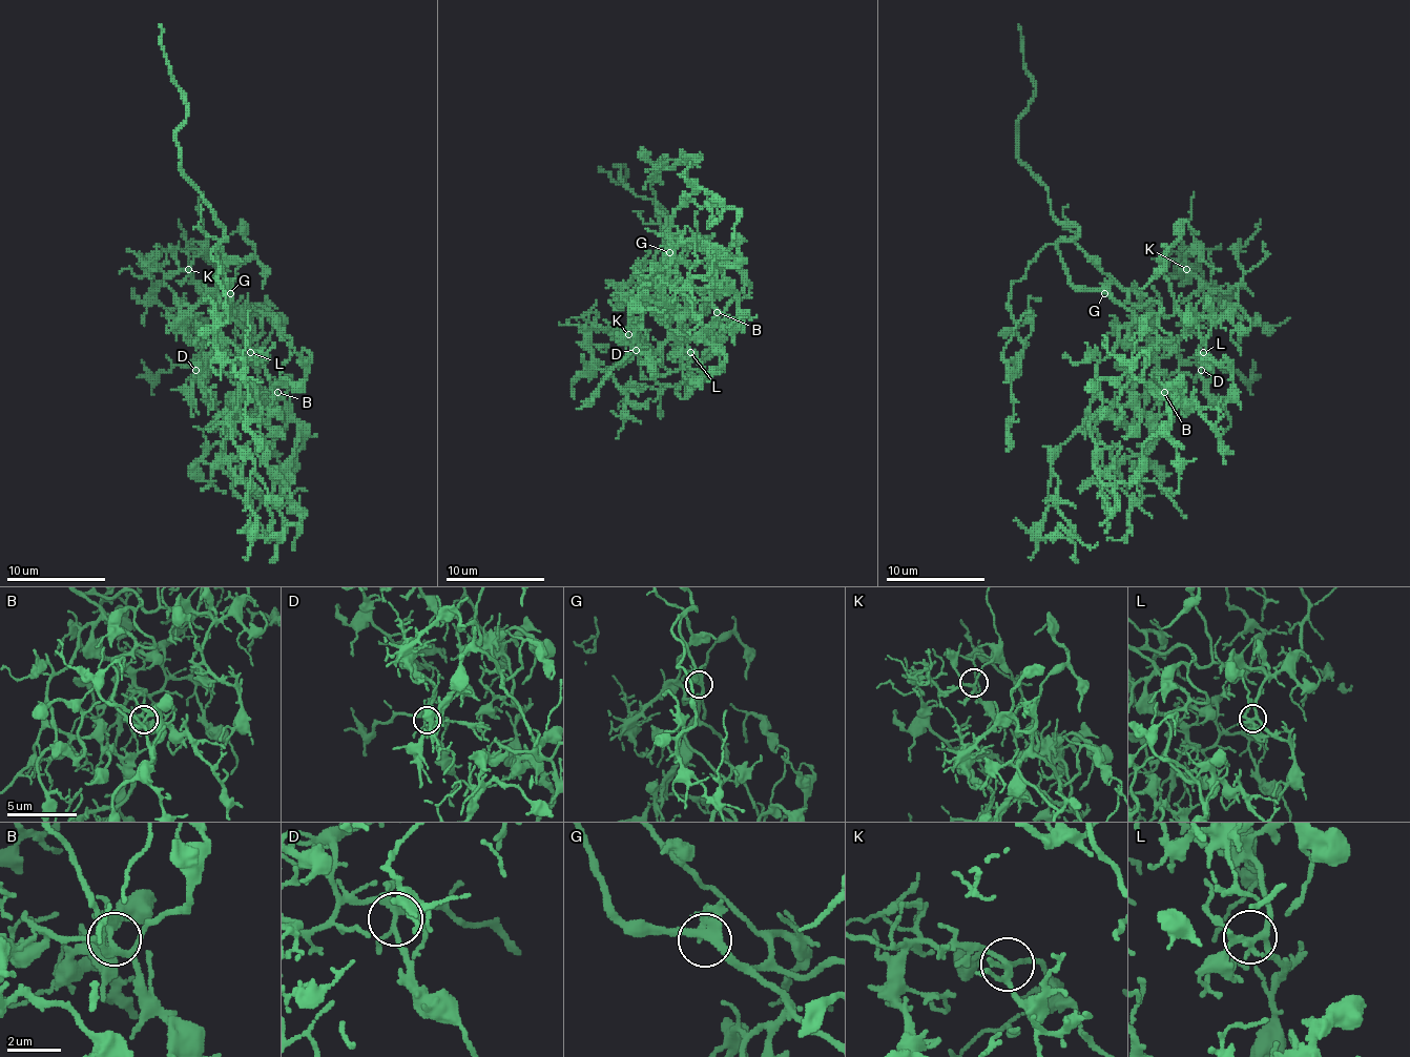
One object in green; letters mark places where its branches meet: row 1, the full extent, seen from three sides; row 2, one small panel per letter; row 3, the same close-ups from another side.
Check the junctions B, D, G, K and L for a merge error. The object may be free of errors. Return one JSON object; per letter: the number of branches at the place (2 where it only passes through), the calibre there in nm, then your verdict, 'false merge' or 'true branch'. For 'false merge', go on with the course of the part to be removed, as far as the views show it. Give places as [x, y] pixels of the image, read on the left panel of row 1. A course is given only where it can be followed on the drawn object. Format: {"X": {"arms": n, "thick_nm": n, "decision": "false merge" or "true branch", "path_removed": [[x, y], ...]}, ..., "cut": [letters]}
{"B": {"arms": 5, "thick_nm": 260, "decision": "true branch"}, "D": {"arms": 5, "thick_nm": 200, "decision": "true branch"}, "G": {"arms": 5, "thick_nm": 260, "decision": "true branch"}, "K": {"arms": 5, "thick_nm": 190, "decision": "true branch"}, "L": {"arms": 5, "thick_nm": 240, "decision": "true branch"}, "cut": []}

